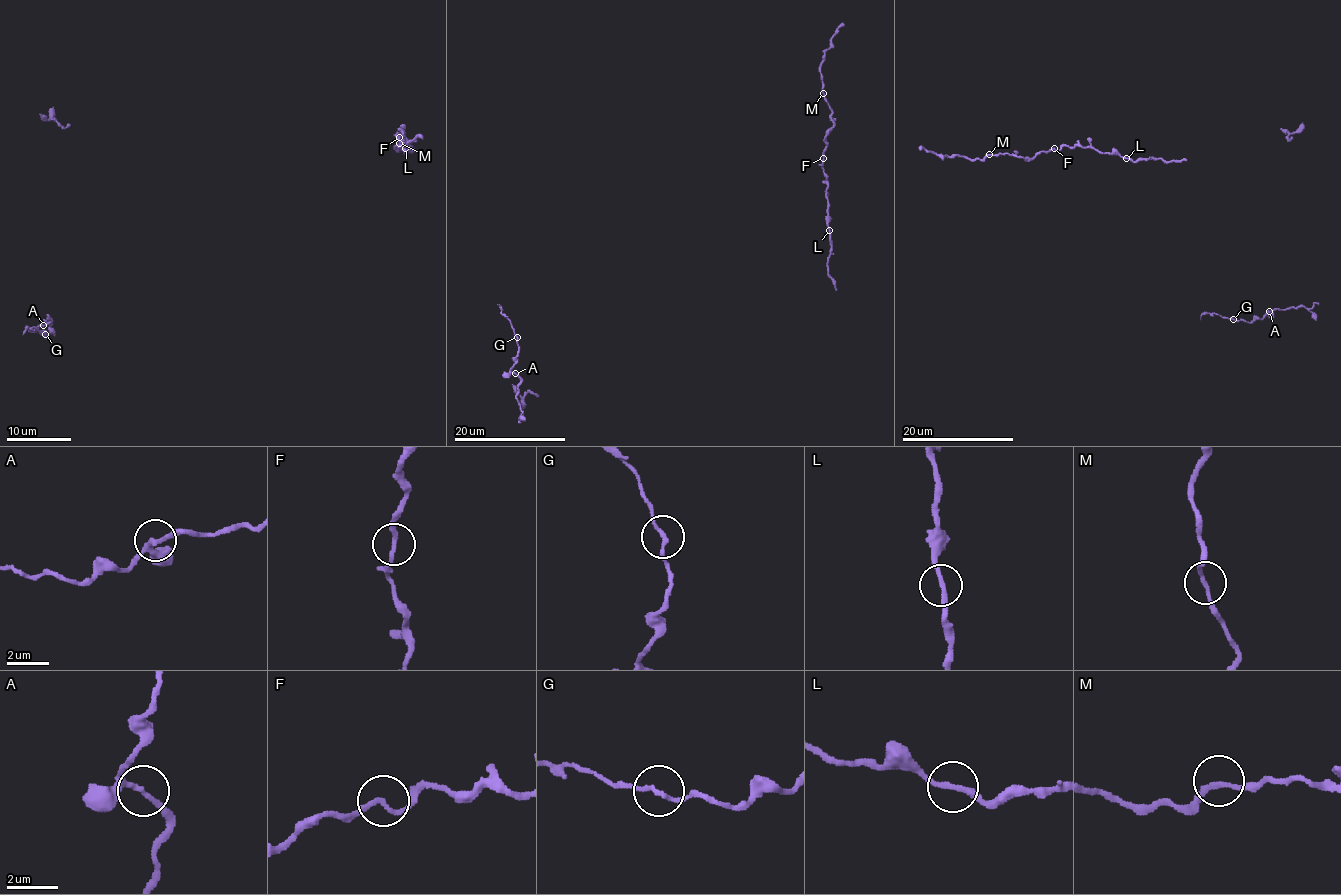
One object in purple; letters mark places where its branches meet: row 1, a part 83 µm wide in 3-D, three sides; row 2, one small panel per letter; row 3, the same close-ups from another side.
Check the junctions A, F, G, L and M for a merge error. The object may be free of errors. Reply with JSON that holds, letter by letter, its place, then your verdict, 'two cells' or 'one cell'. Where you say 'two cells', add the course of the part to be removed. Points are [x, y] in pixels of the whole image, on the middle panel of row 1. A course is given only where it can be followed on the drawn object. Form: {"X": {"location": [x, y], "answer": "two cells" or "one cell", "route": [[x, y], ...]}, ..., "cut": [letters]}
{"A": {"location": [515, 373], "answer": "one cell"}, "F": {"location": [823, 158], "answer": "one cell"}, "G": {"location": [517, 337], "answer": "one cell"}, "L": {"location": [829, 230], "answer": "one cell"}, "M": {"location": [823, 93], "answer": "one cell"}, "cut": []}

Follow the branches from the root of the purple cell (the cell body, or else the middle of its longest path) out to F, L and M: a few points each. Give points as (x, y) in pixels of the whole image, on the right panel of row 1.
F: (1171, 162), (1160, 158), (1131, 161), (1082, 145), (1064, 145), (1057, 151), (1054, 148)
L: (1171, 162), (1160, 158), (1135, 161), (1126, 158)
M: (1171, 162), (1160, 158), (1131, 161), (1082, 145), (1039, 151), (1032, 158), (989, 154)

